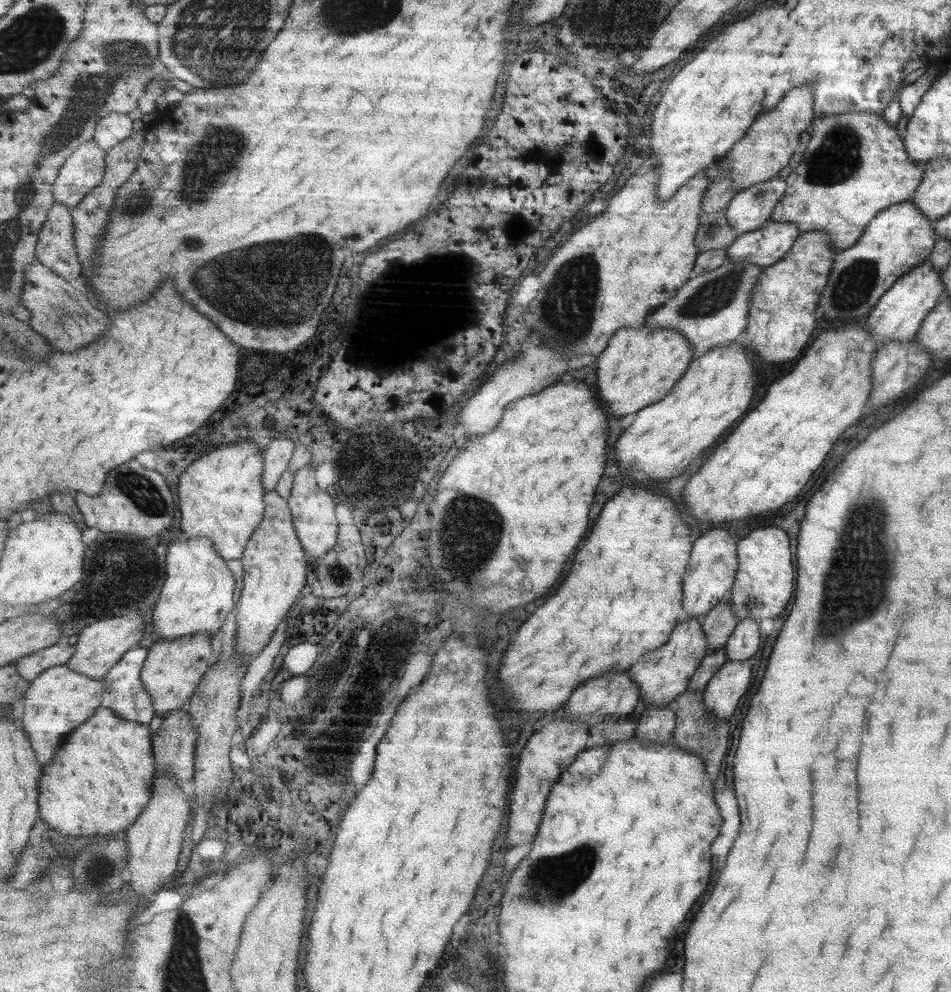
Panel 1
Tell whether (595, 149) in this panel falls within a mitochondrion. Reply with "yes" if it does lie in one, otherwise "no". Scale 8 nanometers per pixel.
no

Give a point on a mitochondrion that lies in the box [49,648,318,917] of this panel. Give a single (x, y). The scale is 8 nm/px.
(96, 873)

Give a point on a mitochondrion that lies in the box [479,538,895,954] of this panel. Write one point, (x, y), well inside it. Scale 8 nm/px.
(568, 870)

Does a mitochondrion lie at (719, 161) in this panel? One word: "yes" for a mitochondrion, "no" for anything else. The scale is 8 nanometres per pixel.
no

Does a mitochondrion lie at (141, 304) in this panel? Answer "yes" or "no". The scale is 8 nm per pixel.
no

